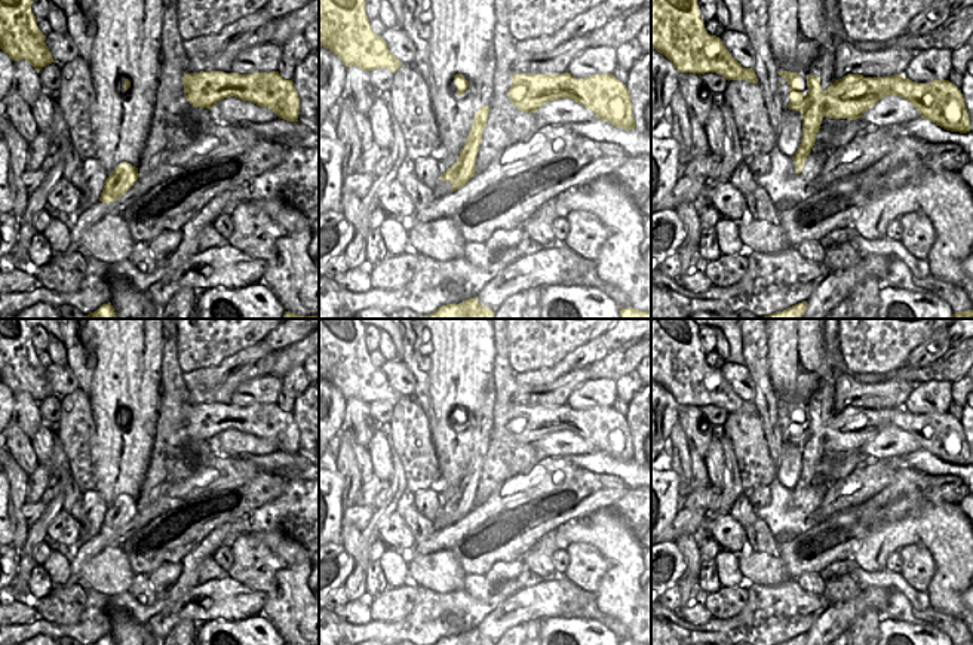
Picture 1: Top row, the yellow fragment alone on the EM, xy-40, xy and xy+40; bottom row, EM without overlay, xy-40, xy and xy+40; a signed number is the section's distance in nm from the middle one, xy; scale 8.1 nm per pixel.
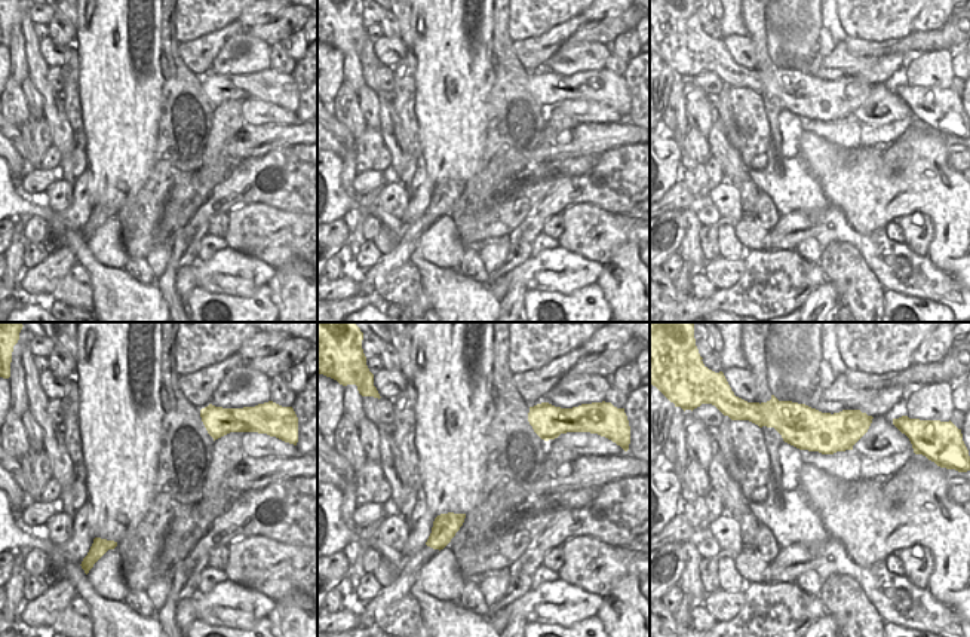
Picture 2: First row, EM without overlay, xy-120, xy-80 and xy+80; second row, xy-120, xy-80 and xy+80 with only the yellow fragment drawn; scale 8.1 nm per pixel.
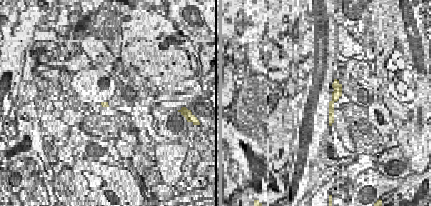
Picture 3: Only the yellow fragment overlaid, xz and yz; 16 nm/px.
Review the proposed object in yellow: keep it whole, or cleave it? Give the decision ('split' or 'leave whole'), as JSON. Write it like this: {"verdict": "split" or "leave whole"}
{"verdict": "split"}

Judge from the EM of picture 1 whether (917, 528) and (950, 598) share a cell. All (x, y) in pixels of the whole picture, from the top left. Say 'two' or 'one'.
one

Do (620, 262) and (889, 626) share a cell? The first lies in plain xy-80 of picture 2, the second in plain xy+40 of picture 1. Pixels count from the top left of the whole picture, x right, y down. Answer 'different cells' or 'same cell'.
different cells

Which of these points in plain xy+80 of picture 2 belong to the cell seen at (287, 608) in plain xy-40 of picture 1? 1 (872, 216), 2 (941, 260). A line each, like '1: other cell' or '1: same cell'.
1: same cell
2: same cell

